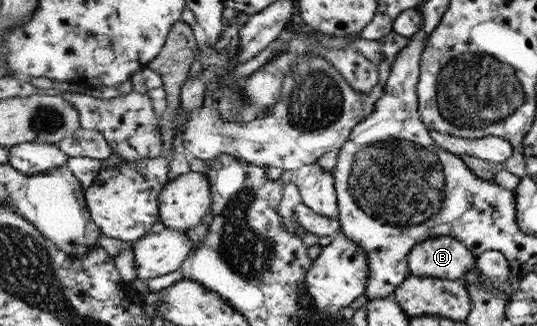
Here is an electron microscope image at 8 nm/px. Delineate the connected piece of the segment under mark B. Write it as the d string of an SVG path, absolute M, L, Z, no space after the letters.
M452 236L431 237L420 242L412 248L407 259L410 275L451 279L457 282L463 282L469 270L476 266L476 256L465 246L464 242Z

